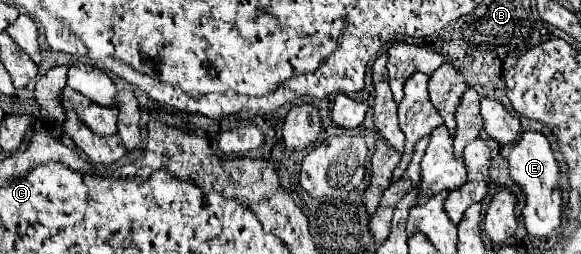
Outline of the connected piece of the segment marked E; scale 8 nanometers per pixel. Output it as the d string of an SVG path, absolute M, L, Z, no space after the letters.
M527 131L509 153L509 173L525 191L523 221L529 235L549 235L561 225L563 195L559 185L559 161L555 159L553 147L541 131Z

